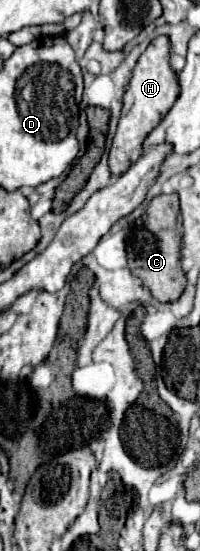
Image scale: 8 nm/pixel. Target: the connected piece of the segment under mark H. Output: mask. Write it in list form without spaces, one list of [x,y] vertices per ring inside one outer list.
[[[158,35],[146,47],[146,51],[140,55],[136,67],[132,69],[130,83],[126,85],[126,91],[124,91],[122,115],[120,115],[118,129],[114,133],[110,155],[108,155],[112,175],[116,175],[116,177],[122,175],[134,161],[140,159],[142,141],[160,123],[160,119],[168,113],[168,109],[174,105],[178,93],[180,93],[178,77],[176,77],[174,69],[170,67],[170,41],[166,35]]]

